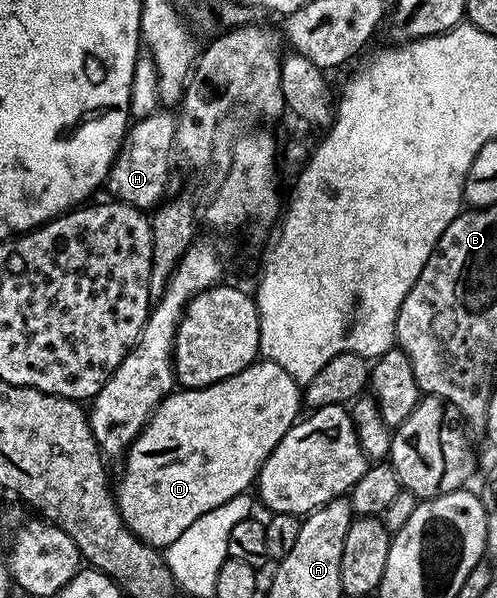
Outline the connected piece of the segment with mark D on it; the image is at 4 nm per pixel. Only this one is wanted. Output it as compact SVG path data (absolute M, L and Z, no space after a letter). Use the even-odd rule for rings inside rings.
M260 358L238 374L205 388L174 390L149 416L144 429L126 449L124 473L114 484L116 509L138 539L164 550L188 526L214 507L230 502L257 483L266 458L282 442L302 412L302 388L274 362Z

